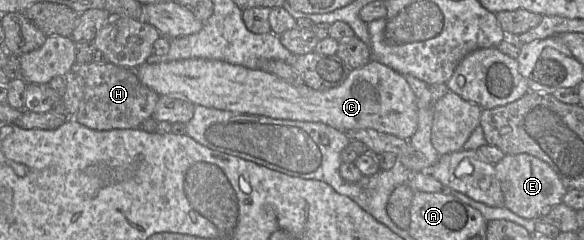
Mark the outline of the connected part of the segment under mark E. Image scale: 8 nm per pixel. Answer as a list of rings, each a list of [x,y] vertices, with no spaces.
[[[505,154],[494,165],[495,174],[504,196],[503,206],[522,218],[540,219],[552,207],[562,202],[568,190],[551,166],[530,154]]]

